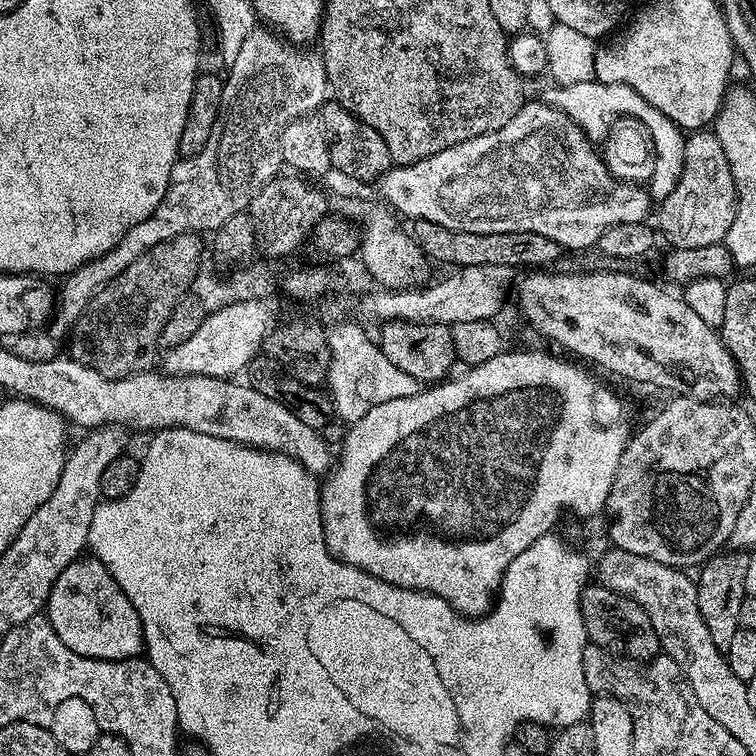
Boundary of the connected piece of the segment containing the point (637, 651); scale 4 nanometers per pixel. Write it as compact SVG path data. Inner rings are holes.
M592 582L581 590L580 613L589 641L607 652L633 662L647 662L661 655L660 639L654 630L654 622L646 618L646 610L628 596L612 592L605 584Z

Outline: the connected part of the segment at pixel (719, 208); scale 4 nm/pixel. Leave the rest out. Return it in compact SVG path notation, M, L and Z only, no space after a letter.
M696 130L684 142L684 169L678 186L659 205L659 231L669 240L672 248L714 246L724 243L726 230L734 222L736 213L736 187L730 162L726 162L723 139L712 130Z

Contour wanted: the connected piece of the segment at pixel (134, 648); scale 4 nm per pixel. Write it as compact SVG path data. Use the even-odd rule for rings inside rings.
M81 558L70 562L54 582L46 605L46 615L54 634L74 654L95 656L98 660L126 660L145 651L142 622L126 594L114 578L95 558Z

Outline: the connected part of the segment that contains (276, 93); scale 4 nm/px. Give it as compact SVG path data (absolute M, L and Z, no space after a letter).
M258 26L242 42L242 50L238 50L238 58L227 69L228 76L224 80L222 90L222 102L218 110L218 118L214 122L214 130L210 130L210 138L206 146L198 154L187 158L177 159L172 167L170 182L162 202L138 226L130 226L126 234L114 246L114 250L106 250L98 258L78 266L78 270L68 273L59 281L58 291L54 296L54 307L50 319L43 326L33 327L26 332L10 334L3 337L2 347L10 354L18 354L18 358L24 358L26 362L50 362L55 356L61 355L60 343L65 343L66 337L71 333L73 326L78 322L80 314L90 306L90 302L102 289L108 285L134 258L140 258L154 246L162 242L170 242L170 238L178 238L178 234L194 232L197 234L211 234L215 232L222 222L230 222L241 214L247 213L252 206L252 199L266 186L275 180L282 168L282 161L278 151L280 131L290 122L311 117L319 109L320 105L329 99L328 75L324 69L324 61L304 46L293 46L283 36L267 27Z

